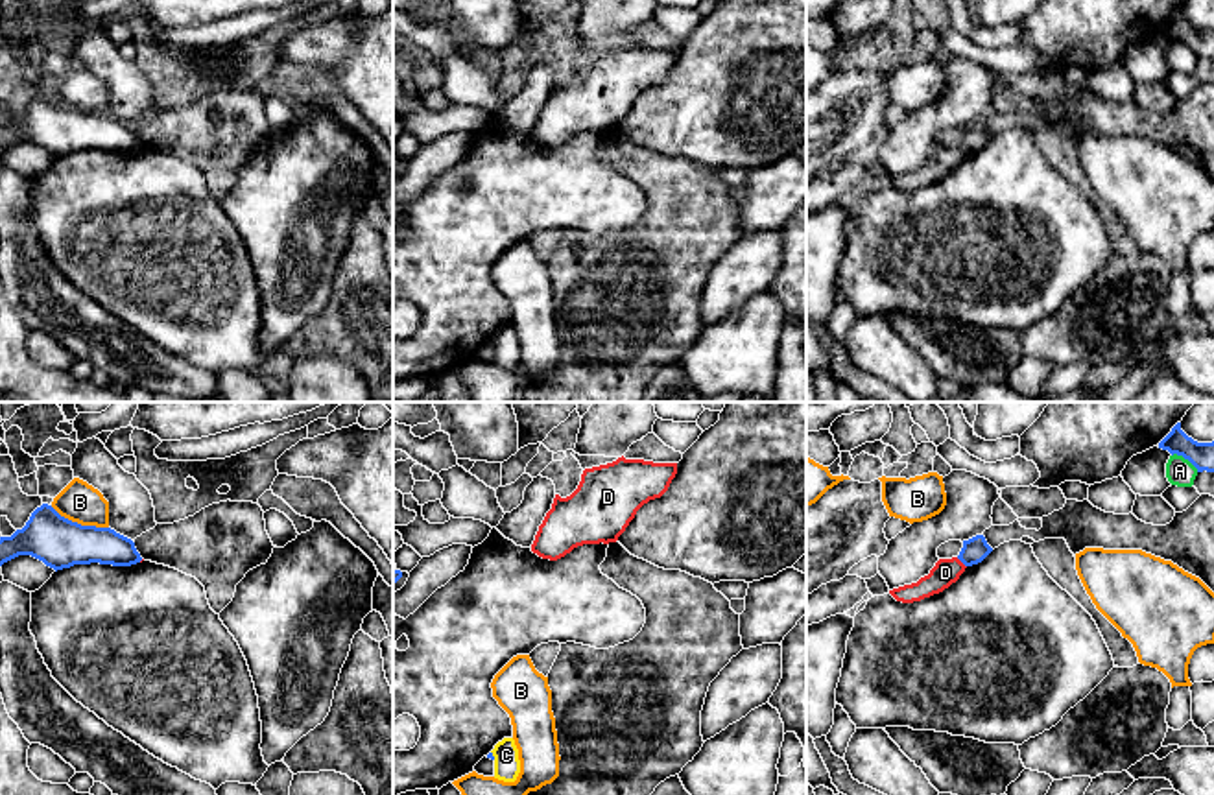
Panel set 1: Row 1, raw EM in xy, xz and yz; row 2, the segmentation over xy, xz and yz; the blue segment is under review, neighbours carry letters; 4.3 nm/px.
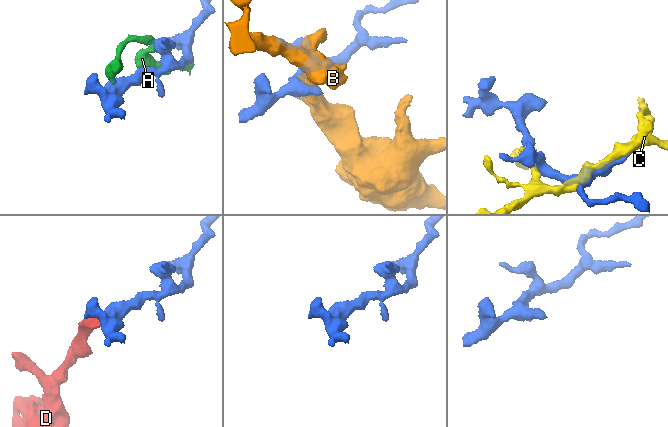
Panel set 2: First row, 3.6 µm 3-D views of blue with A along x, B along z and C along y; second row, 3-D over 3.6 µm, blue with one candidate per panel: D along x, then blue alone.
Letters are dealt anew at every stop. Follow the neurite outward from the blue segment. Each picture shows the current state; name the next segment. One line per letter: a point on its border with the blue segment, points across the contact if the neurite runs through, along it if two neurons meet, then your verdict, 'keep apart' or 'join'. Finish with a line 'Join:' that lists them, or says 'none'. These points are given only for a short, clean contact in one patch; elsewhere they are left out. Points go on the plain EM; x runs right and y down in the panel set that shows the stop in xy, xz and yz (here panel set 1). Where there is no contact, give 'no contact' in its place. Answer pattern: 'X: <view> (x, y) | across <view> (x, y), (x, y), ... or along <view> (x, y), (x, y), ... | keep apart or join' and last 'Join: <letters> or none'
A: yz (1185, 45) | keep apart
B: xy (80, 111) | keep apart
C: xz (491, 342) | keep apart
D: yz (962, 148) | along yz (956, 144), (965, 154) | keep apart
Join: none

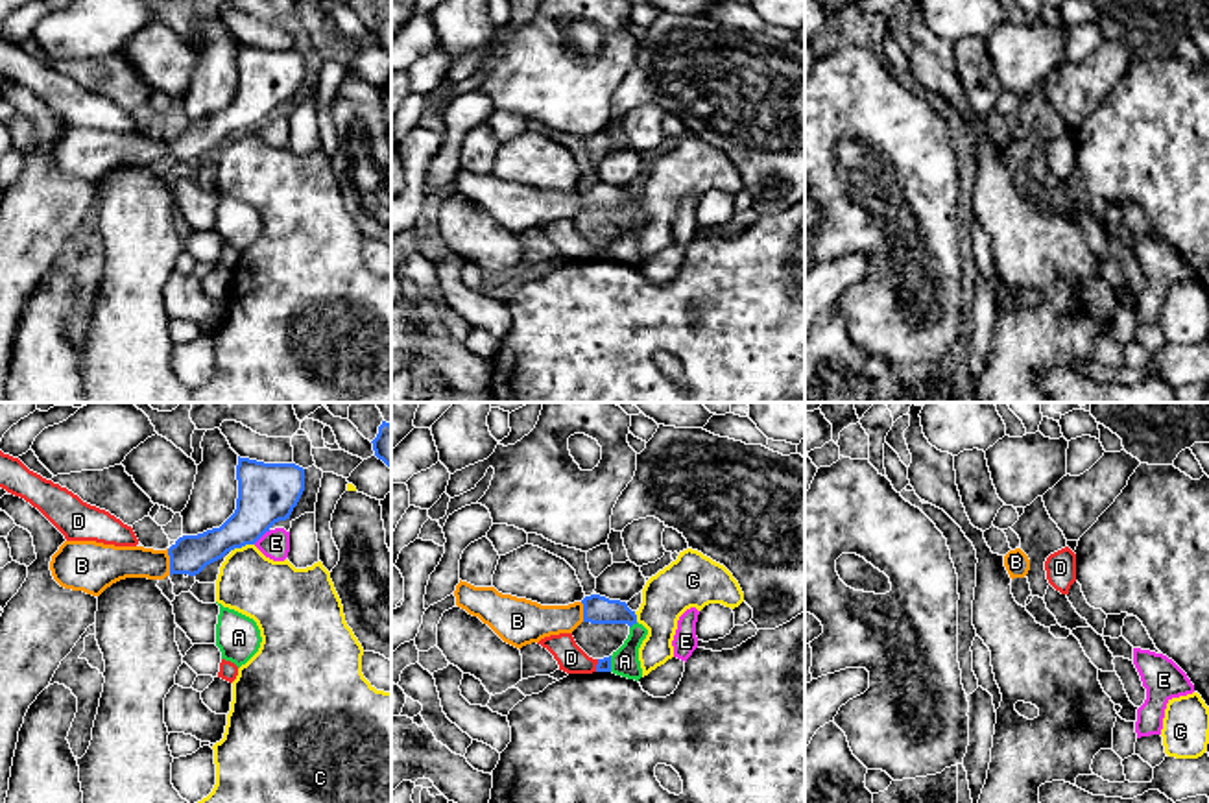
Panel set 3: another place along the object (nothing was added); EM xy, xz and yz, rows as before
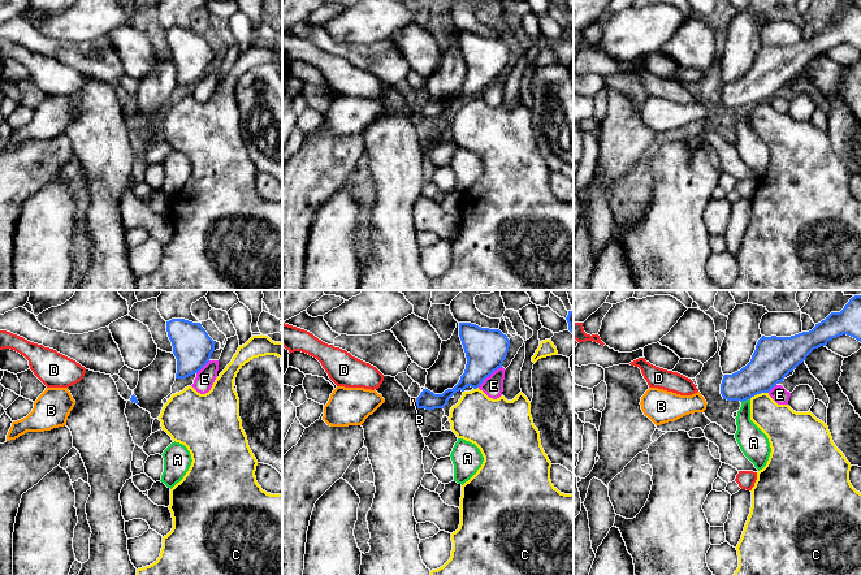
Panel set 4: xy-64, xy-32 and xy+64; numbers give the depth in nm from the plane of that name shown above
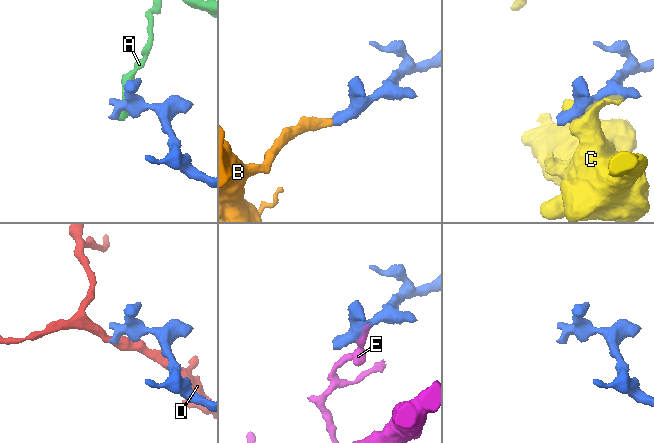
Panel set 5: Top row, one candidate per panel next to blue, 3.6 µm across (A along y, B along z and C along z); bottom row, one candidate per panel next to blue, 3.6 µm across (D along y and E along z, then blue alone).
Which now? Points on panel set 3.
A: xz (634, 209) | along xz (637, 209), (630, 215) | keep apart
B: xy (170, 148) | join
C: xy (240, 133) | keep apart
D: xz (597, 251) | along xz (598, 246), (595, 257) | keep apart
E: xy (261, 122) | along xy (270, 117), (253, 130) | keep apart
Join: B

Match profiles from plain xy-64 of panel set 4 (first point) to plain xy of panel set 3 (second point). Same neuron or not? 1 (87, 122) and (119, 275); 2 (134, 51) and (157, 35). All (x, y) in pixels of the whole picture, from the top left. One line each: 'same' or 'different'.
1: same
2: same

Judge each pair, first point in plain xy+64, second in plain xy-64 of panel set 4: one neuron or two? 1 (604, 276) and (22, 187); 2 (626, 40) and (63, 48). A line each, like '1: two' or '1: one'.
1: two
2: two

